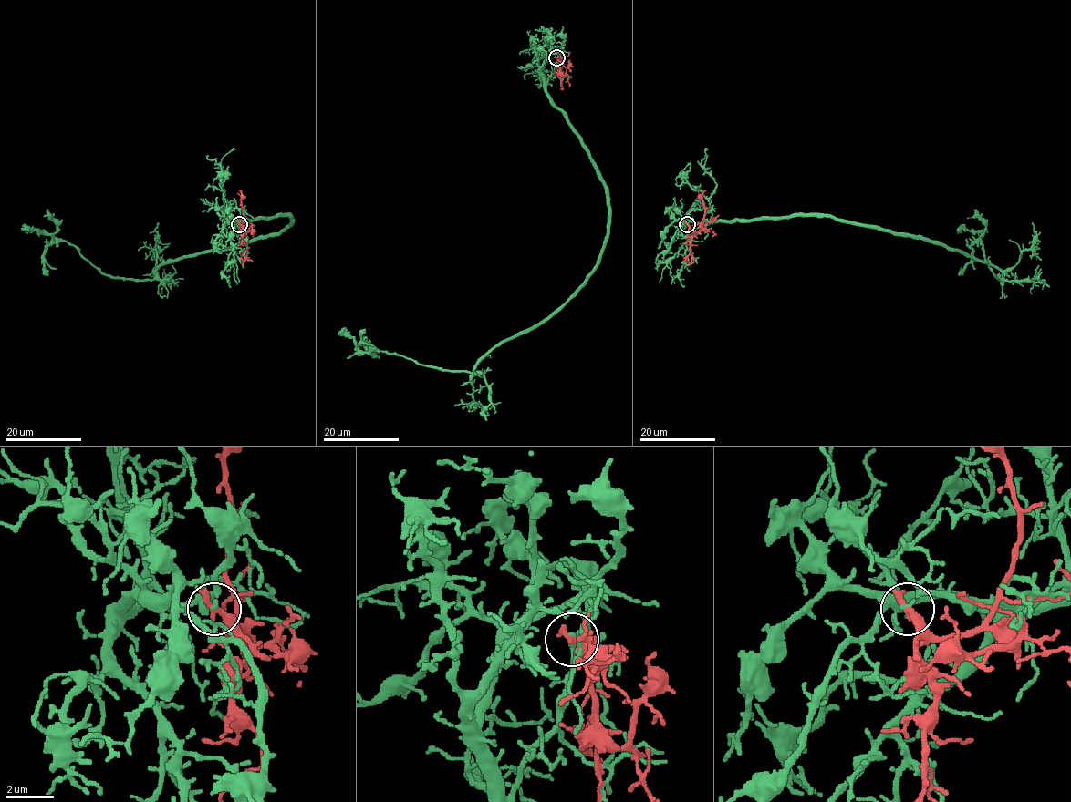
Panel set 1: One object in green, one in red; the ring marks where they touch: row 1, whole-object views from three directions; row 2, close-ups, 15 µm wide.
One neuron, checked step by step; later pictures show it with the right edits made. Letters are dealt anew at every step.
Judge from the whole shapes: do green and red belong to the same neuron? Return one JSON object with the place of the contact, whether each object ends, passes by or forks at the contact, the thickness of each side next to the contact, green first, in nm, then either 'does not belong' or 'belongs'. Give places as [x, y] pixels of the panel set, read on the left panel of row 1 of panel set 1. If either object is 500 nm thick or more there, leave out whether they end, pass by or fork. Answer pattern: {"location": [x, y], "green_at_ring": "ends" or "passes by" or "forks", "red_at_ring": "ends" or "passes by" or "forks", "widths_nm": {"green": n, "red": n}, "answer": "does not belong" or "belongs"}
{"location": [239, 224], "green_at_ring": "forks", "red_at_ring": "ends", "widths_nm": {"green": 80, "red": 400}, "answer": "does not belong"}

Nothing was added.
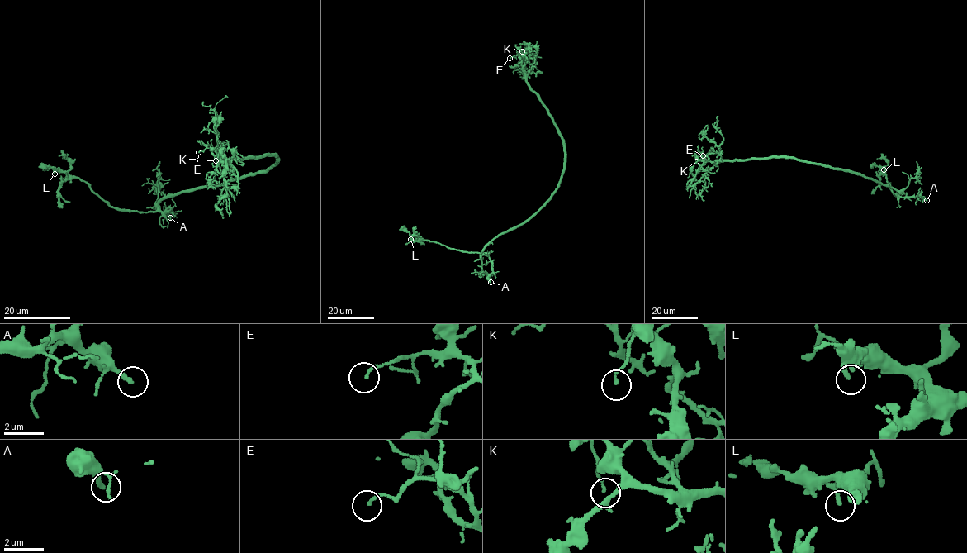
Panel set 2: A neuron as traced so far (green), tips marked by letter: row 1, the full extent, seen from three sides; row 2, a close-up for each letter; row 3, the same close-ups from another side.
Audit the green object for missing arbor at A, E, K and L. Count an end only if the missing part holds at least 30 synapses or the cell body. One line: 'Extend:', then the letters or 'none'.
Extend: A

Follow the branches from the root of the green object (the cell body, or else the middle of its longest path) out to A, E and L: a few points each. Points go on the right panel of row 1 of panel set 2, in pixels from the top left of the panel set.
A: (843, 170), (852, 171), (889, 186), (898, 193), (898, 197), (920, 195), (926, 200)
E: (843, 170), (790, 158), (752, 158), (712, 162), (705, 160), (703, 155)
L: (843, 170), (852, 171), (889, 186), (898, 193), (897, 197), (888, 183), (884, 169)

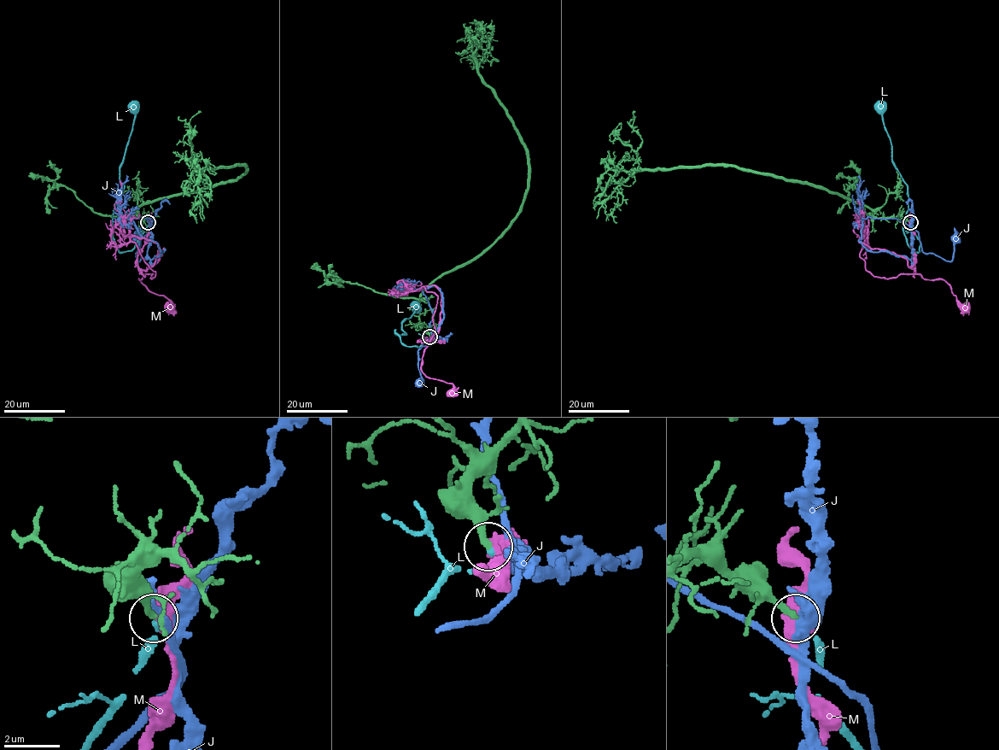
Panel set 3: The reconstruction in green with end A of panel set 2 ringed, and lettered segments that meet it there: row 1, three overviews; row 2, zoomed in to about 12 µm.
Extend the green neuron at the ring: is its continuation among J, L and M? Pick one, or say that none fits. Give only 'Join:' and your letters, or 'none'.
Join: L

